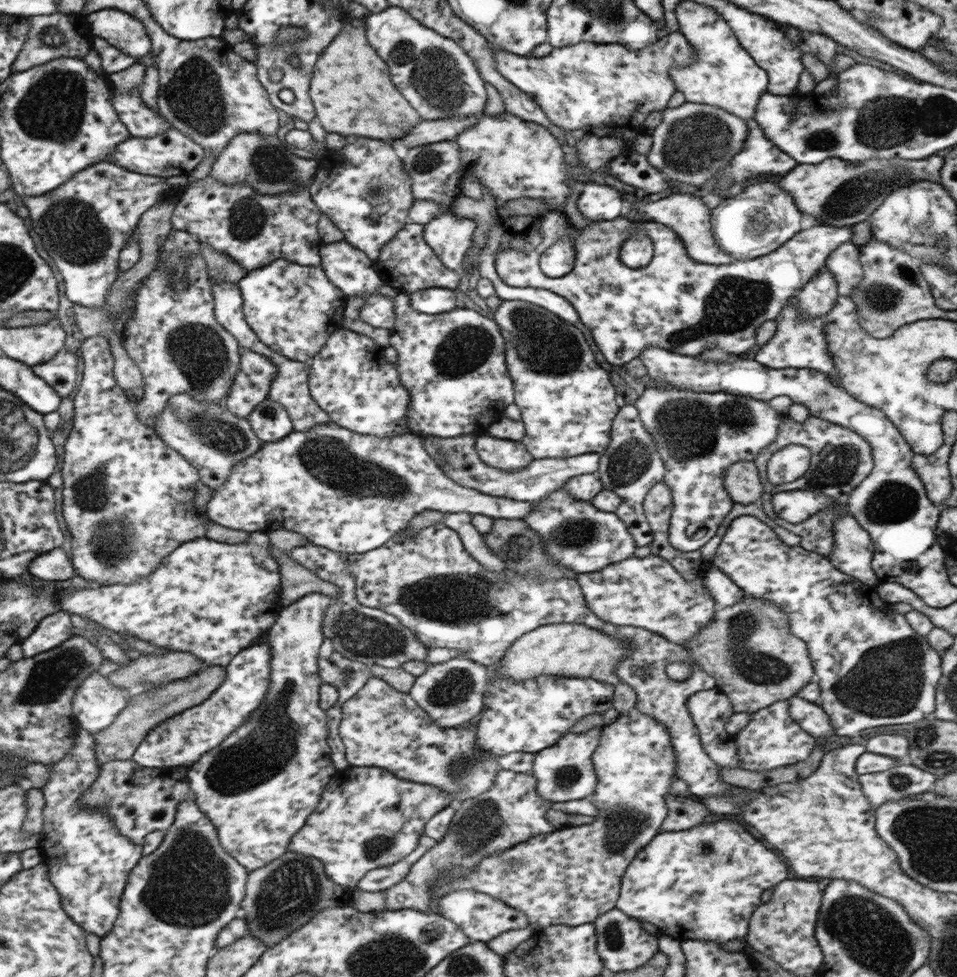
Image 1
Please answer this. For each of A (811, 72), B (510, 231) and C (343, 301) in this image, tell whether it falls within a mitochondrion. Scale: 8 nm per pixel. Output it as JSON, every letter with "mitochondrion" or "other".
{"A":"other","B":"other","C":"other"}

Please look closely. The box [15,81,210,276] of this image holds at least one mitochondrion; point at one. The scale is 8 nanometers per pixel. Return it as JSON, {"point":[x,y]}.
{"point":[71,227]}

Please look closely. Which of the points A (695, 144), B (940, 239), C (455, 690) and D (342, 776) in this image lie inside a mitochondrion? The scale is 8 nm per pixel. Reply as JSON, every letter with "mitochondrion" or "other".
{"A":"mitochondrion","B":"mitochondrion","C":"mitochondrion","D":"other"}

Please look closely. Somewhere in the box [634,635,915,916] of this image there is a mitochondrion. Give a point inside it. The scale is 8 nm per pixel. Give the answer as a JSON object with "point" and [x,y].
{"point":[704,850]}

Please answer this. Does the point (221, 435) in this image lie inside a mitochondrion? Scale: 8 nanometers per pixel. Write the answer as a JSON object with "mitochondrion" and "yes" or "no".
{"mitochondrion":"yes"}

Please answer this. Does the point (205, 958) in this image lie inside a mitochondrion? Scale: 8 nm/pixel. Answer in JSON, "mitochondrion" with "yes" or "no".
{"mitochondrion":"no"}

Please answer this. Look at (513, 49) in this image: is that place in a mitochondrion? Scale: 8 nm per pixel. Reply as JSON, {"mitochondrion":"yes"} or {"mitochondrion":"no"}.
{"mitochondrion":"no"}

